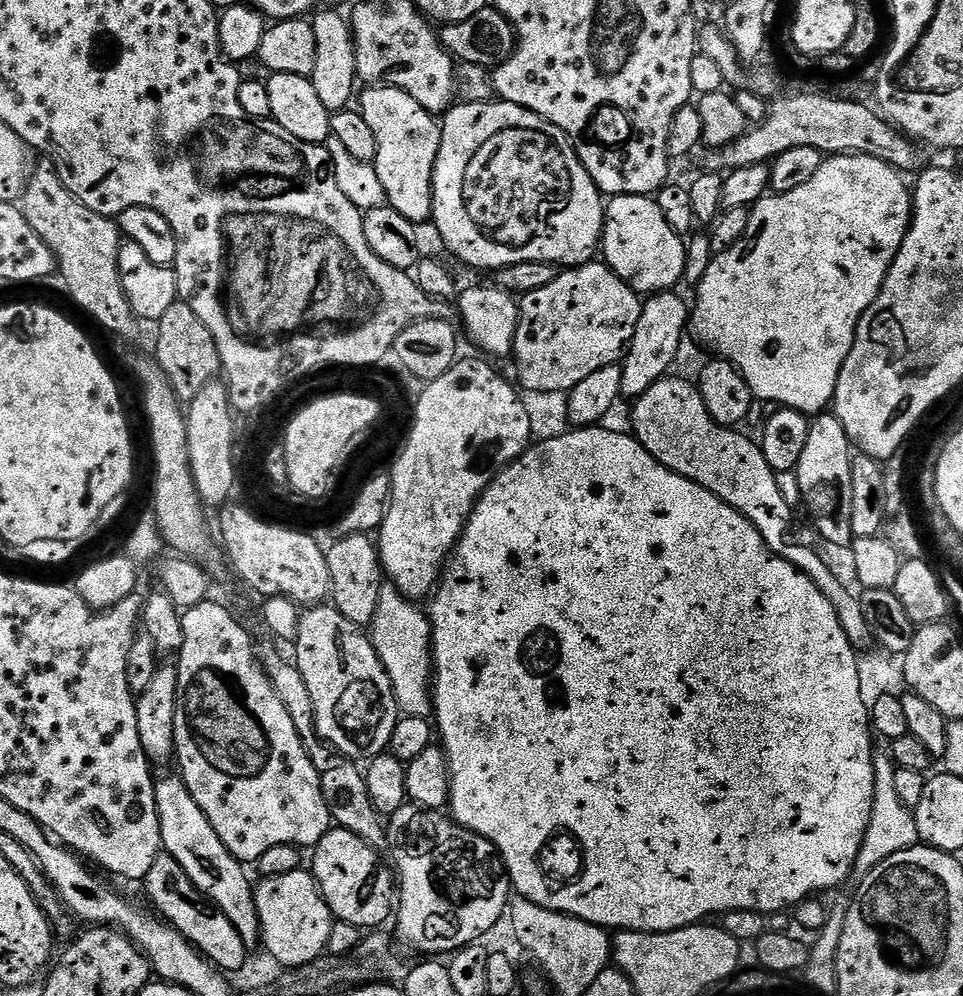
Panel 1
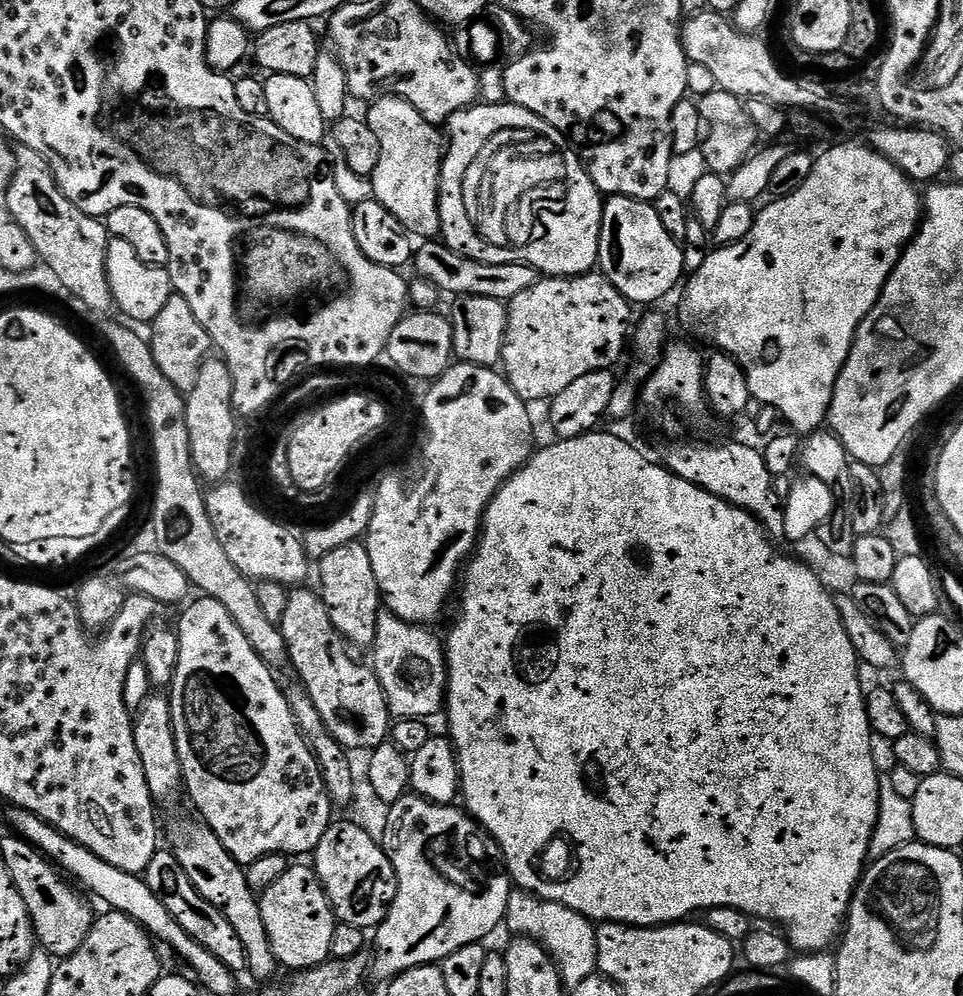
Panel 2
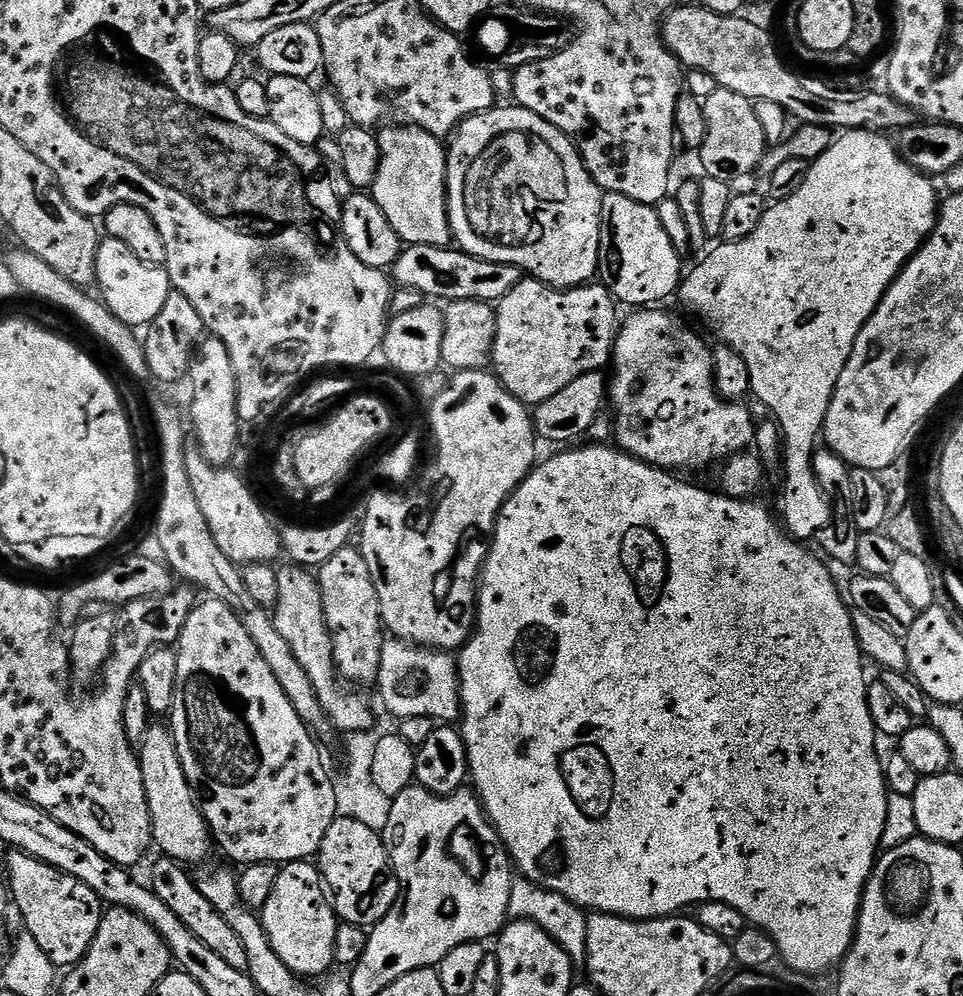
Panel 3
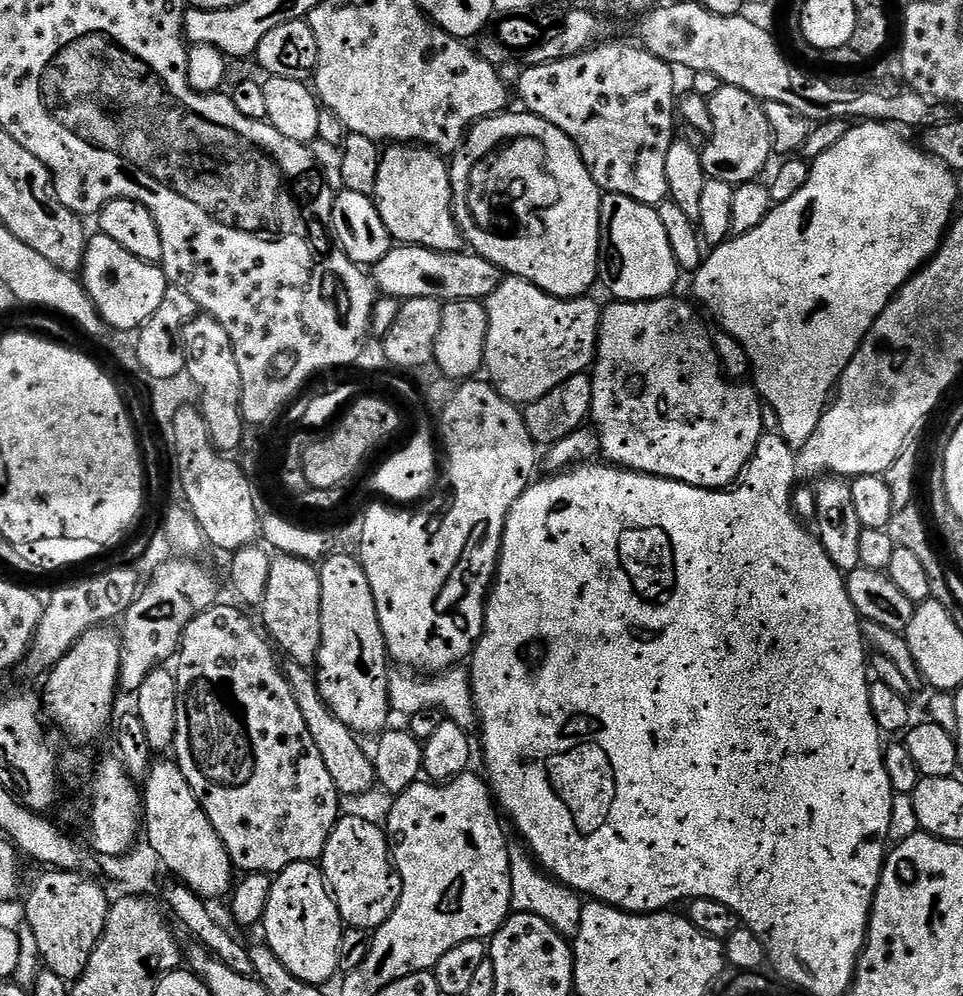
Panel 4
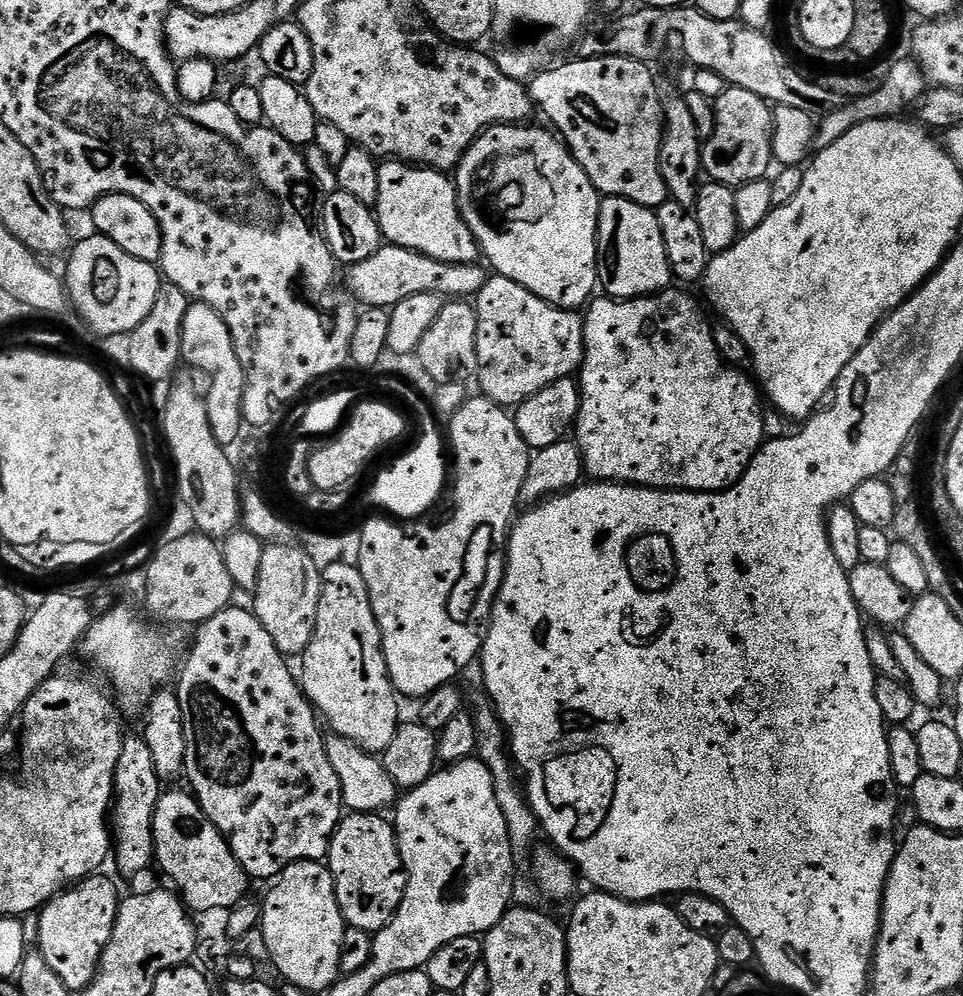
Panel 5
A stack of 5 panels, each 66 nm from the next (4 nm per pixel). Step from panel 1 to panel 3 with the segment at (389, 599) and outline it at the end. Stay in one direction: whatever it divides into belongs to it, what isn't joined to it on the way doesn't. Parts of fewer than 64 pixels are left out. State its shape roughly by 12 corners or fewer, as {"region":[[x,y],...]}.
{"region":[[393,636],[376,688],[400,721],[463,715],[451,653]]}

